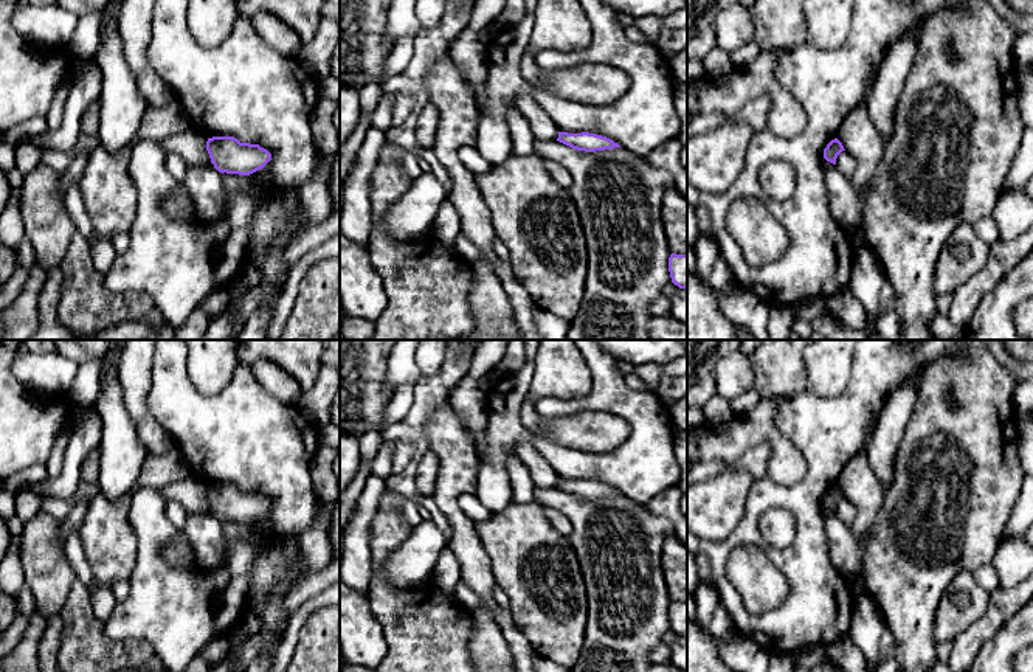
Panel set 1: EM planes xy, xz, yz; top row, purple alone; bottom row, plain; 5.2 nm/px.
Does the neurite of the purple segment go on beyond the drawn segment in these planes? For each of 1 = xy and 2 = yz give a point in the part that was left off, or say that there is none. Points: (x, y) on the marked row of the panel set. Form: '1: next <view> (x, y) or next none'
1: next none
2: next none

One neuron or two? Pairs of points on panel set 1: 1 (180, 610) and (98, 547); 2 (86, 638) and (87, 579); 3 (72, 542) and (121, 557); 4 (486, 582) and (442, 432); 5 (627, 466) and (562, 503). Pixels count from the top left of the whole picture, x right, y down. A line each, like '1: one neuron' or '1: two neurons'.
1: two neurons
2: two neurons
3: two neurons
4: one neuron
5: two neurons

